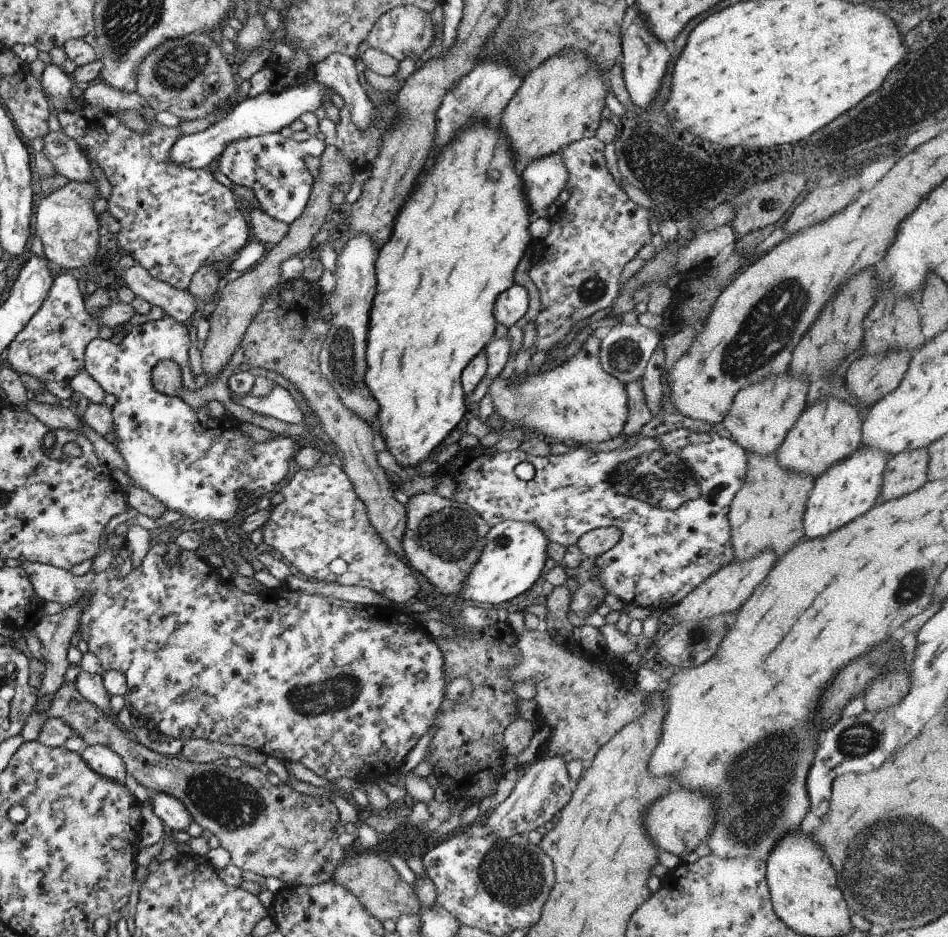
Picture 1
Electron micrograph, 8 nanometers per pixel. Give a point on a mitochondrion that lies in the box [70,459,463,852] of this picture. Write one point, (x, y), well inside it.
(234, 805)

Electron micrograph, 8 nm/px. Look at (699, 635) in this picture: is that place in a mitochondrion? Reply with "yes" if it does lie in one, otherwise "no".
yes

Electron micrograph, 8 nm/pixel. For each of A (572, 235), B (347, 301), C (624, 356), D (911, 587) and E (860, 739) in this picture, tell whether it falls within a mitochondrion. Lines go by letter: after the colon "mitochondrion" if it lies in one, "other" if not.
A: other
B: mitochondrion
C: mitochondrion
D: mitochondrion
E: mitochondrion

